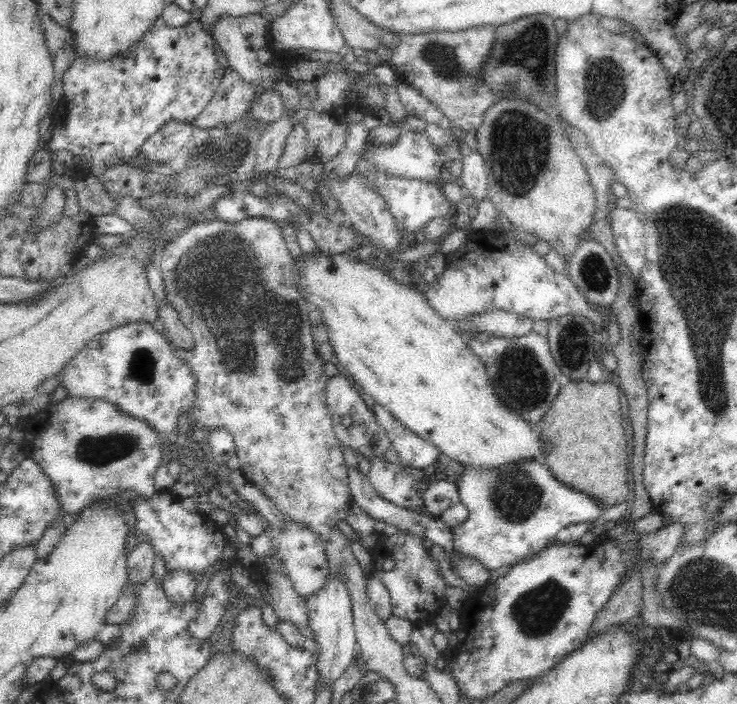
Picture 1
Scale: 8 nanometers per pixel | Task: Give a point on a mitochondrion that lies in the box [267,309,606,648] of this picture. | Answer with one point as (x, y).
(522, 379)

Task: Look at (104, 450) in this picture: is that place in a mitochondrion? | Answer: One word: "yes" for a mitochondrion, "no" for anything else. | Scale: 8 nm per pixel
yes

